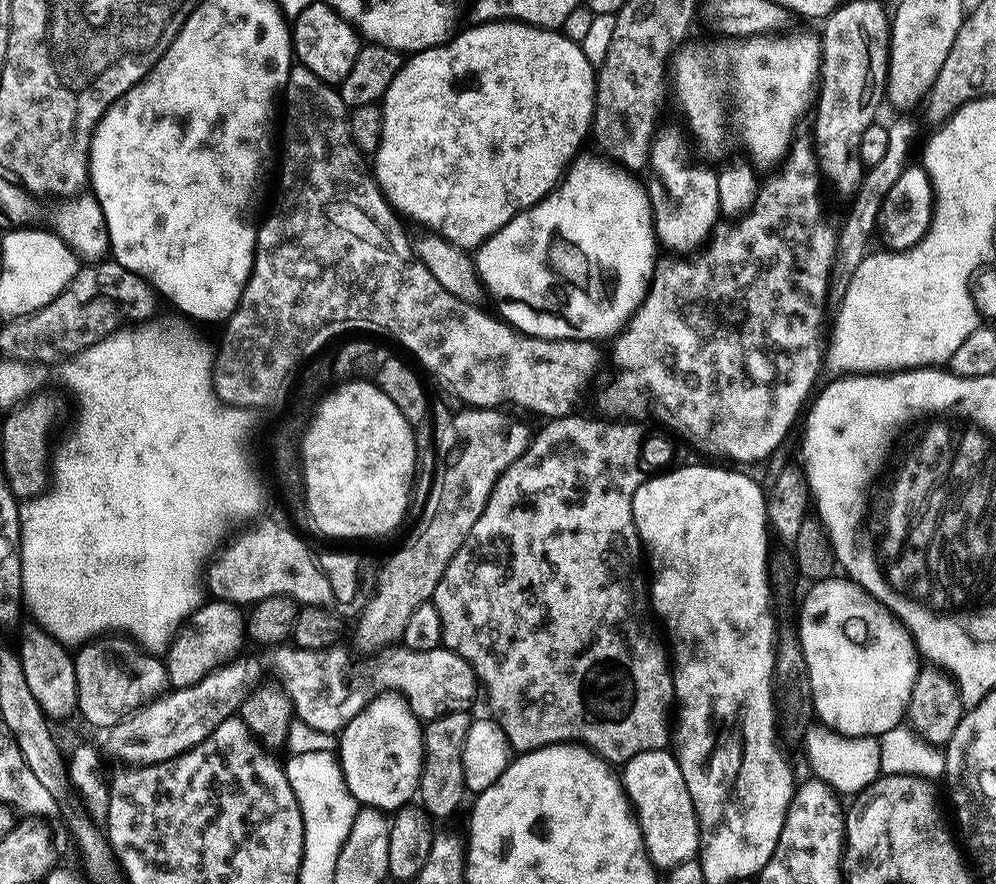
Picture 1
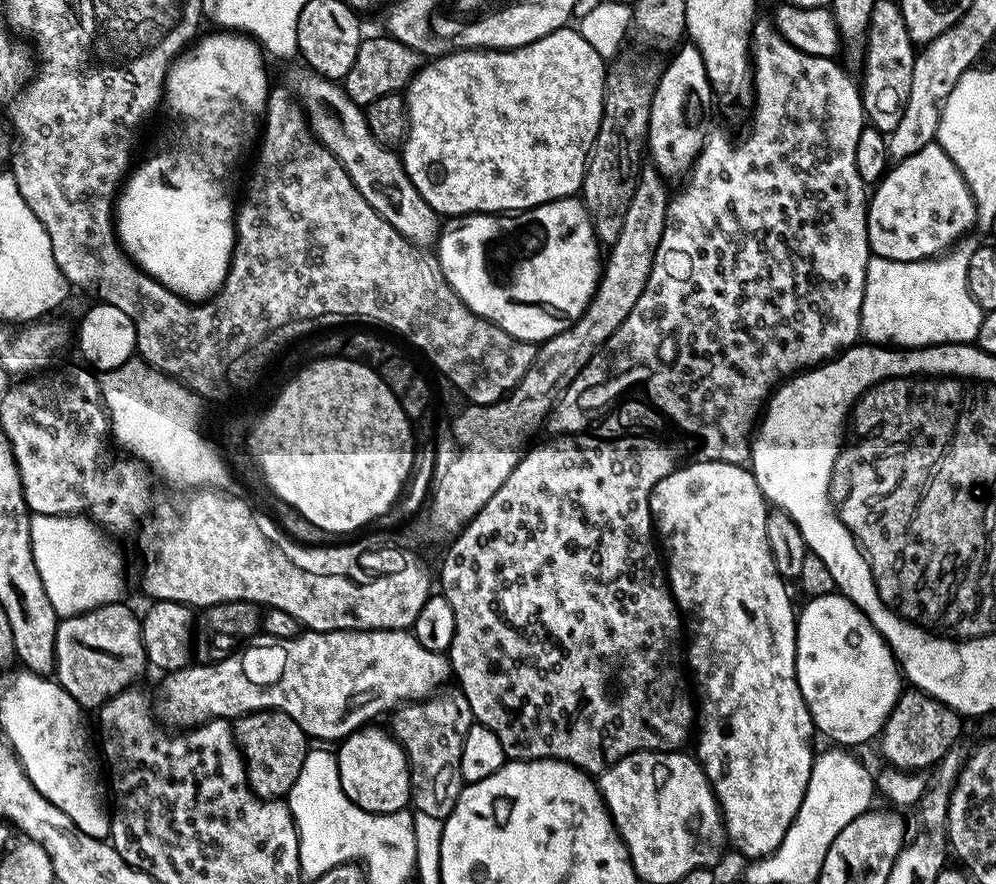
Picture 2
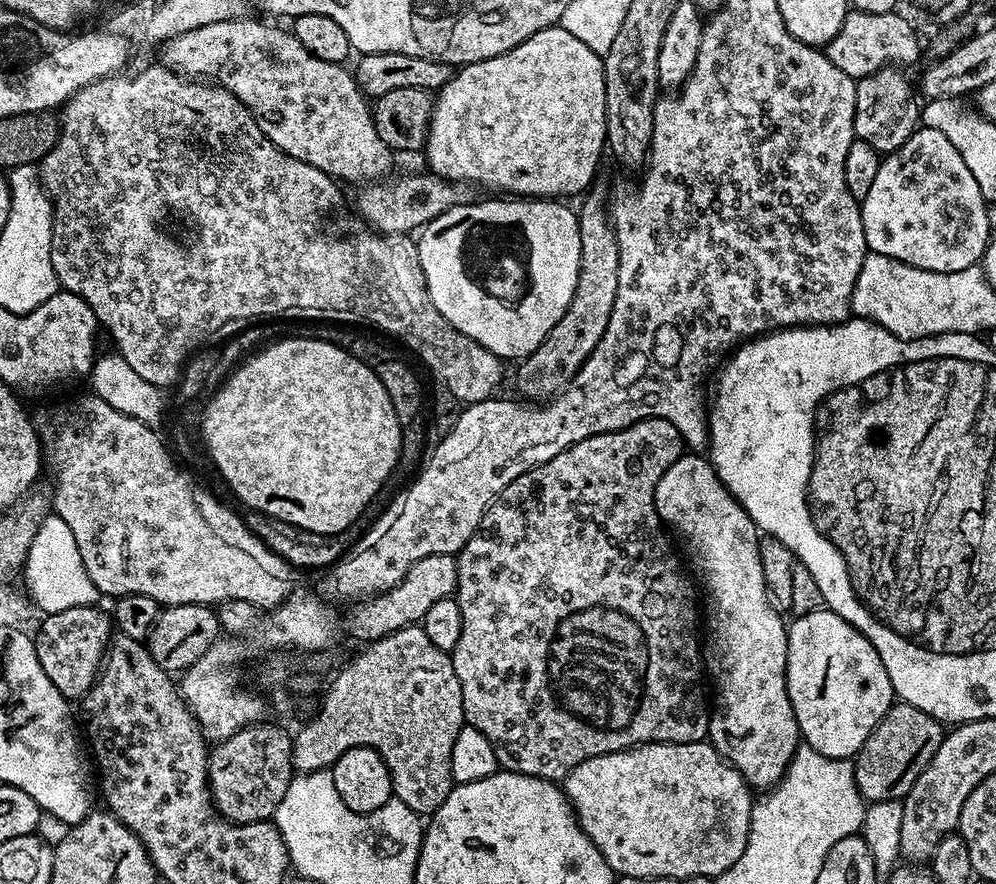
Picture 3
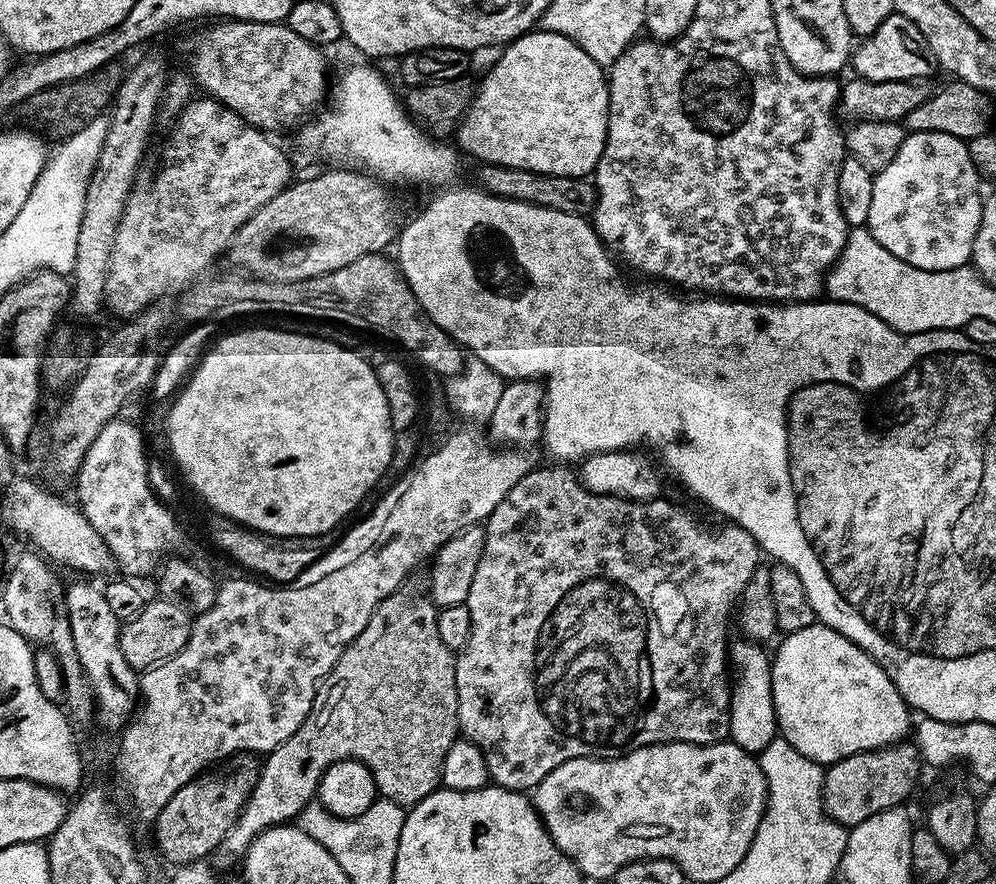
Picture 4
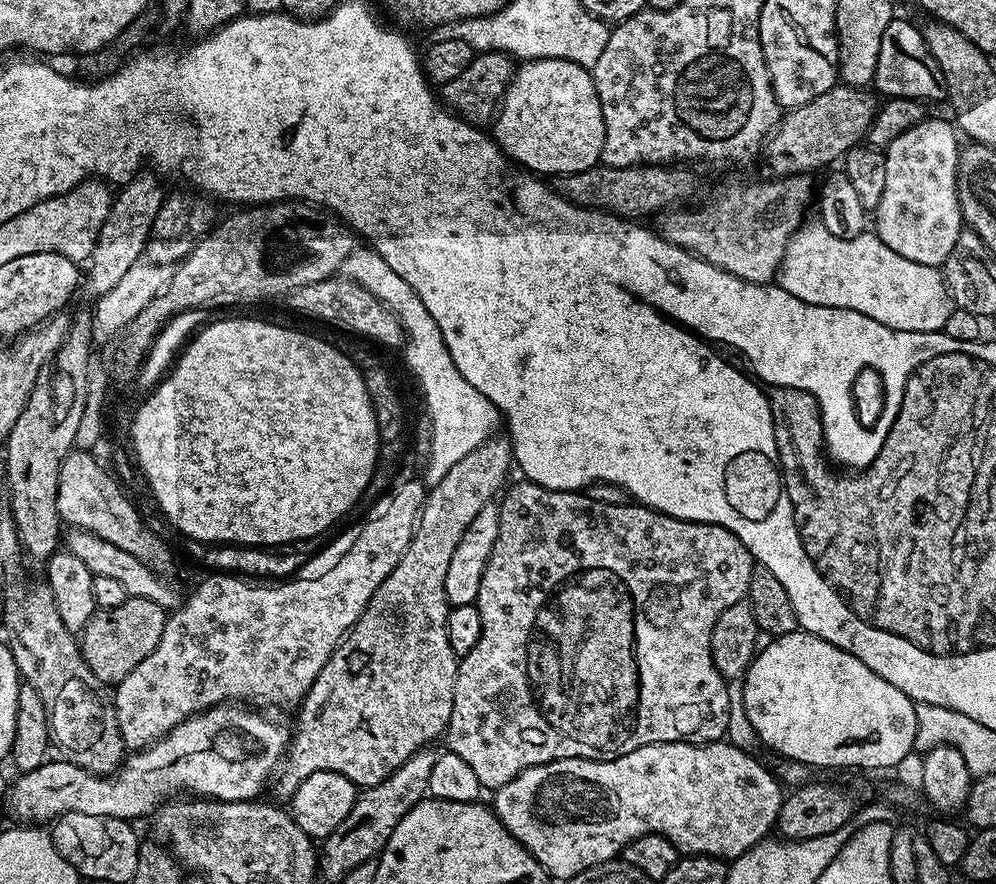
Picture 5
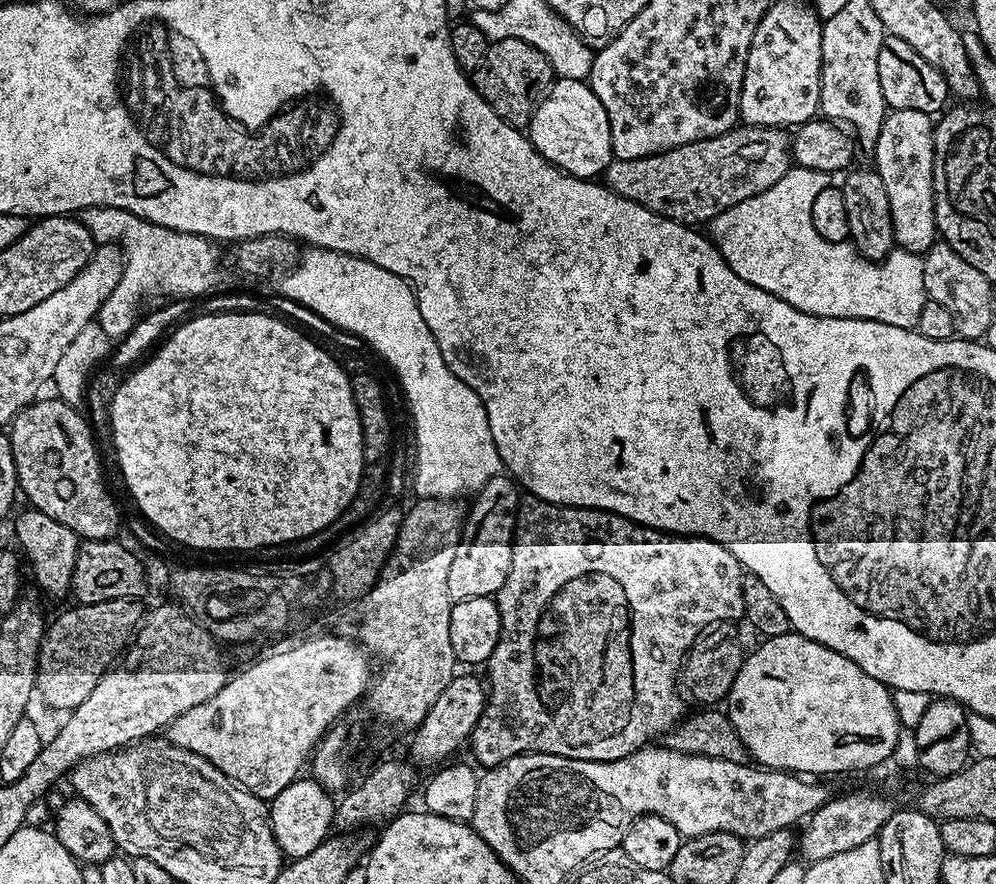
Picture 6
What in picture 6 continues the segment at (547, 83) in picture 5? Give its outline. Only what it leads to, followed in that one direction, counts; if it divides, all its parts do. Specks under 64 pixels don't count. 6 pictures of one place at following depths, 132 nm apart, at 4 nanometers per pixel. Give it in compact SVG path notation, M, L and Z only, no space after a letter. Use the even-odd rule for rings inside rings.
M557 79L533 110L526 135L538 150L538 154L542 154L542 158L580 180L599 177L607 170L608 163L614 159L610 142L610 118L606 118L606 110L602 107L602 102L598 102L592 85L583 80Z

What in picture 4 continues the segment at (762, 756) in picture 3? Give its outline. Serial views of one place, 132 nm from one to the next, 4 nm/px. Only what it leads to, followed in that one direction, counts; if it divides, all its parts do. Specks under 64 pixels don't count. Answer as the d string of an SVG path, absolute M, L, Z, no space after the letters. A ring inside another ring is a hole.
M747 638L732 640L730 644L730 664L736 667L734 683L731 685L732 709L730 710L731 743L742 750L759 754L772 740L777 739L776 711L772 697L772 661L769 653L764 653L759 643Z

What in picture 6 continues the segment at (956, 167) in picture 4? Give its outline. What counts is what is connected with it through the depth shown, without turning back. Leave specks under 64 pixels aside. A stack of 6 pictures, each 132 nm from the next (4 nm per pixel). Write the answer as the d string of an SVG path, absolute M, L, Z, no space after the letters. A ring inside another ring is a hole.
M892 110L885 115L874 145L874 169L886 186L890 218L893 220L893 238L899 247L917 254L927 252L938 240L932 186L933 127L933 117L922 110Z

